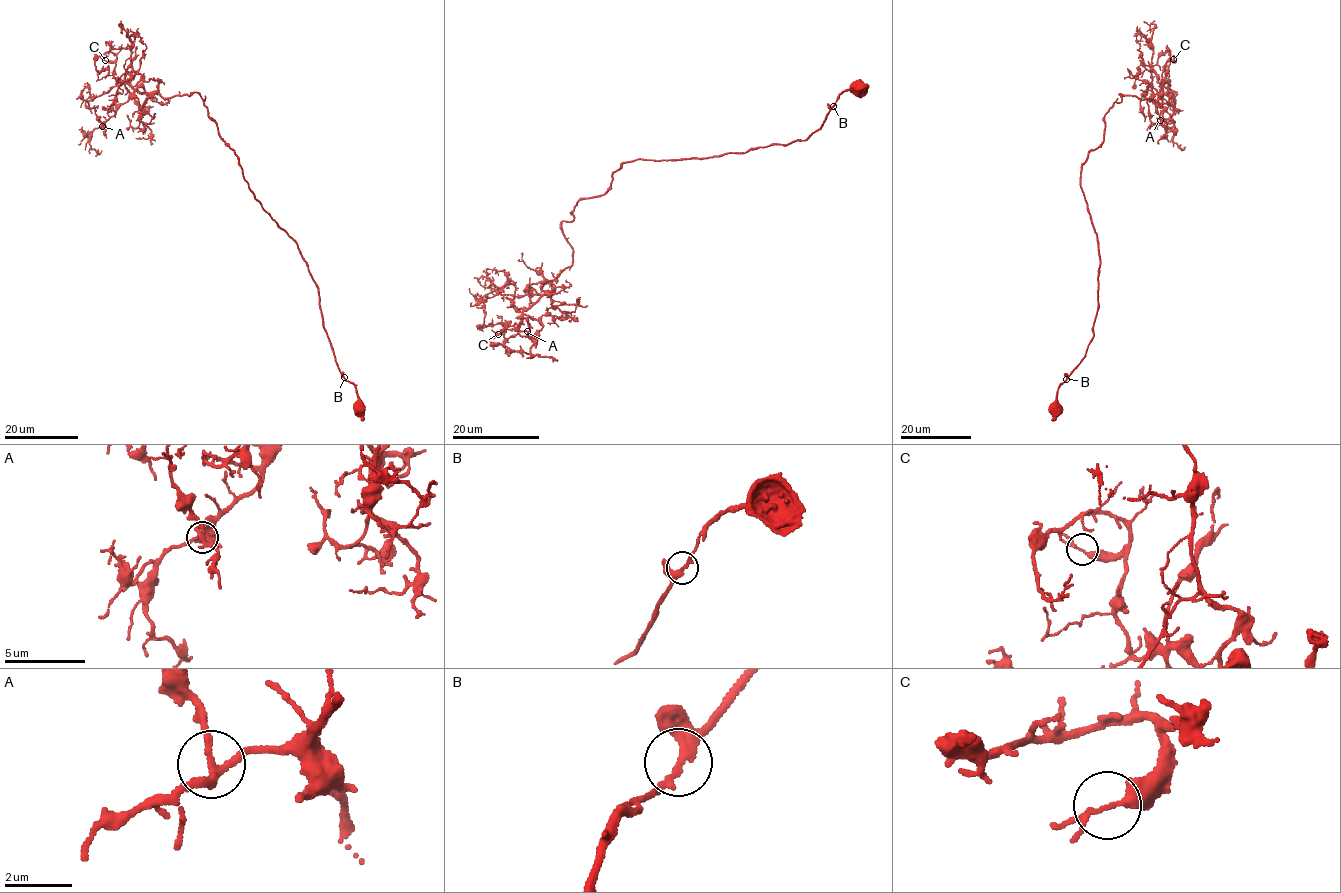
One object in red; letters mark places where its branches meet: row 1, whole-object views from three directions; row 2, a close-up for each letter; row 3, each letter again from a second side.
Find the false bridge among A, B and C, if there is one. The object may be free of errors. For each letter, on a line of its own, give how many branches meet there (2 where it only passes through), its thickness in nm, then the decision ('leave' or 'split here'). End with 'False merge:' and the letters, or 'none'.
A: branches 3; calibre 200 nm; leave
B: branches 3; calibre 200 nm; leave
C: branches 3; calibre 200 nm; leave
False merge: none

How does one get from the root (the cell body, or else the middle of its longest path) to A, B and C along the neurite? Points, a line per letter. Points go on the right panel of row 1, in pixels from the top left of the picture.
A: (1055, 409), (1098, 310), (1081, 165), (1119, 94), (1150, 100), (1162, 83), (1175, 103), (1160, 120)
B: (1055, 409), (1057, 390), (1066, 378)
C: (1055, 409), (1098, 310), (1100, 256), (1081, 165), (1102, 142), (1119, 94), (1151, 100), (1173, 59)

